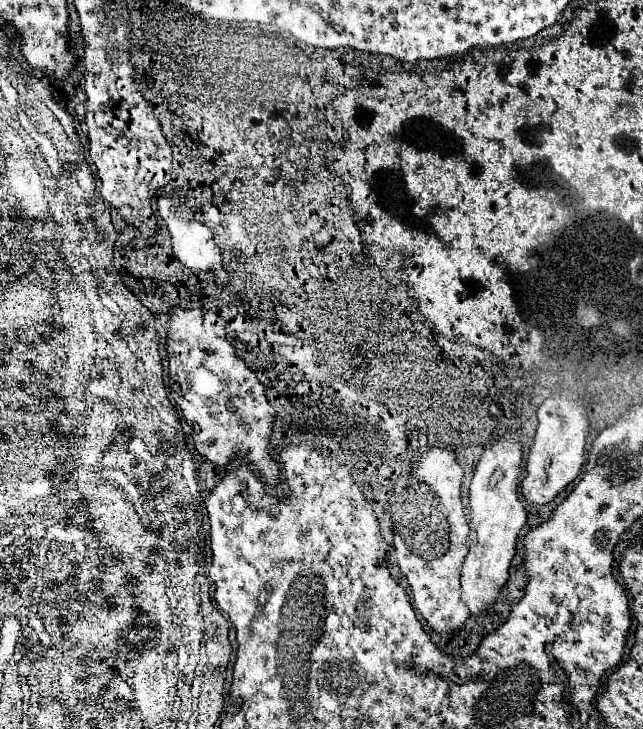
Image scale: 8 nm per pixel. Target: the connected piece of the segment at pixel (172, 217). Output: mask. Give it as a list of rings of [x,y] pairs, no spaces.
[[[161,195],[159,201],[157,201],[157,211],[159,211],[159,217],[163,219],[163,223],[167,223],[167,229],[171,233],[171,245],[173,245],[173,255],[189,269],[205,269],[205,273],[211,273],[215,283],[219,287],[227,287],[233,283],[233,277],[227,273],[225,265],[223,265],[223,259],[221,259],[221,253],[213,241],[213,235],[211,235],[211,229],[203,223],[197,223],[197,221],[191,221],[191,219],[181,219],[171,203],[171,199],[167,195]]]

